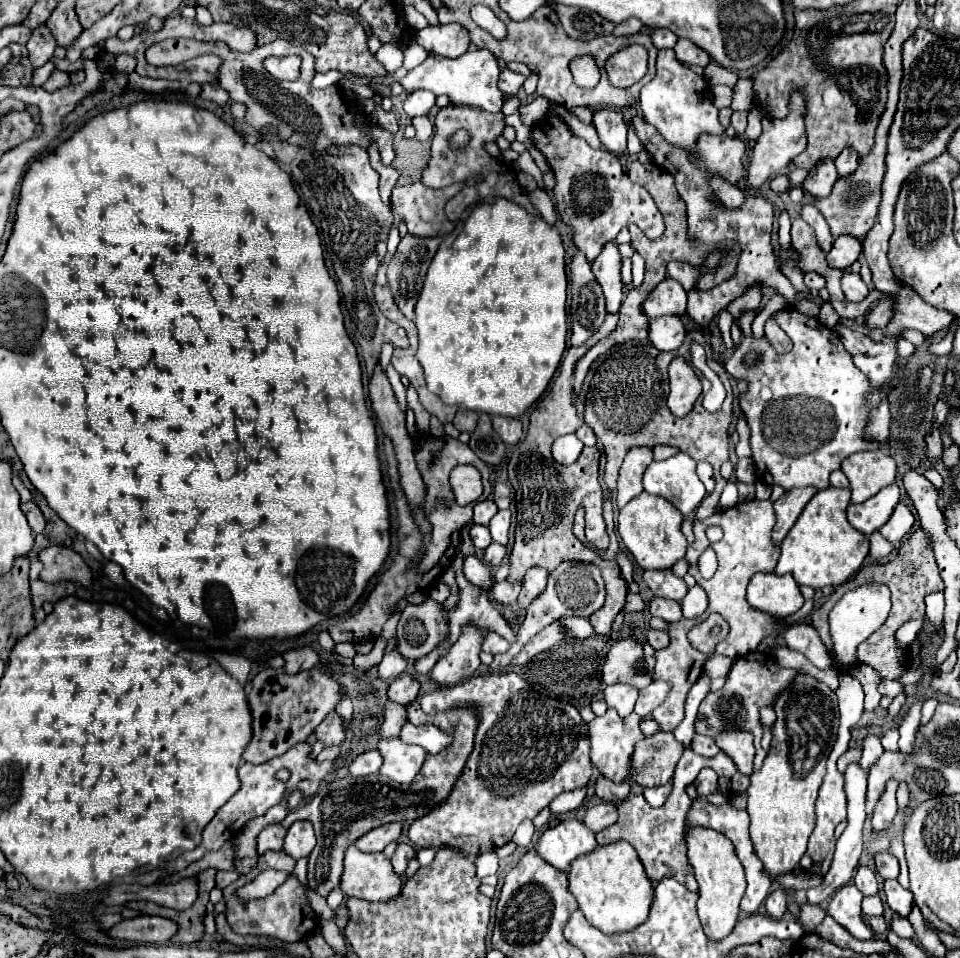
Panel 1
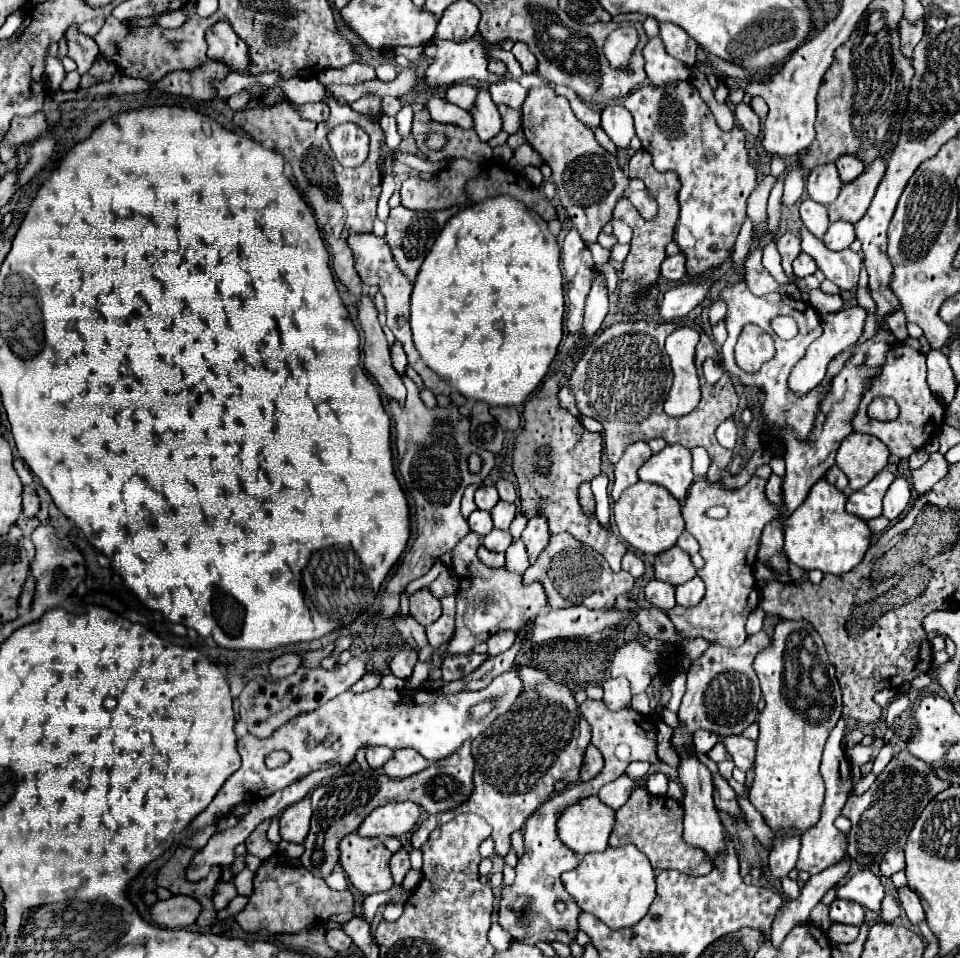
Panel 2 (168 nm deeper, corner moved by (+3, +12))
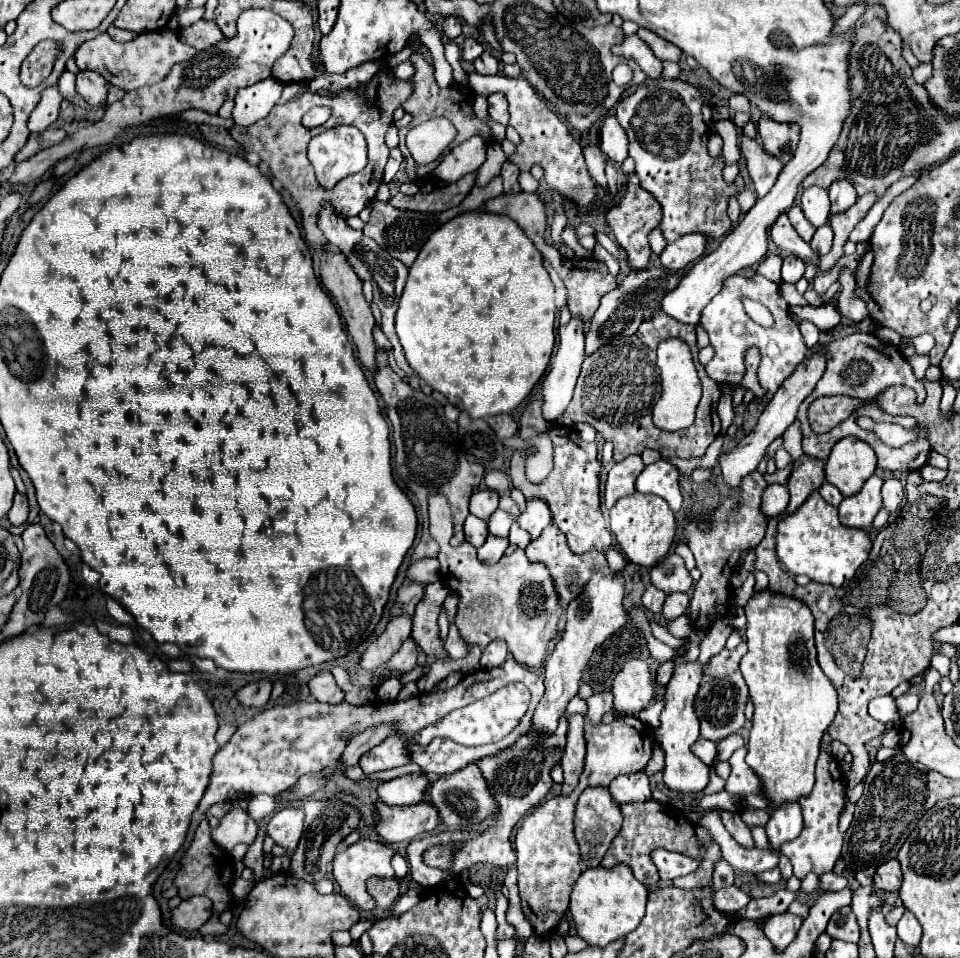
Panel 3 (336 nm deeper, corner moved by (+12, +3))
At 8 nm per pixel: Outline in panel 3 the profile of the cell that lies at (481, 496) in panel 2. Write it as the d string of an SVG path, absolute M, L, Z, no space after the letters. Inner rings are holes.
M480 489L470 497L470 513L486 521L494 513L494 509L498 507L498 499L500 497L496 491Z

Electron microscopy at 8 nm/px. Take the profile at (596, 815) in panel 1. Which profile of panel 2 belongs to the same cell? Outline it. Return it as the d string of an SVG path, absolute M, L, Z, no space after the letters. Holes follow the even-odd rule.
M621 774L617 780L605 784L605 786L599 790L599 798L601 798L607 806L611 806L611 808L617 810L617 808L621 808L621 806L629 800L631 792L633 792L635 788L639 788L639 786L645 788L645 782L643 782L643 780L637 780L637 778L631 778L629 774Z

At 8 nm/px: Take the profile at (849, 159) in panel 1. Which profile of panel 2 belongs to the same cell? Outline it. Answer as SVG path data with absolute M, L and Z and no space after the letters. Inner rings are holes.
M845 154L845 156L841 156L837 160L837 170L839 170L839 178L843 180L843 184L849 184L865 170L865 166L857 156Z

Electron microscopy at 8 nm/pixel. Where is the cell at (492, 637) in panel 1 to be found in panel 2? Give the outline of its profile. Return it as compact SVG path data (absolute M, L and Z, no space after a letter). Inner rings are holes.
M501 630L497 634L493 634L489 640L487 640L487 646L489 646L489 656L497 656L505 650L509 650L517 640L517 634L515 632L509 632L509 630Z

